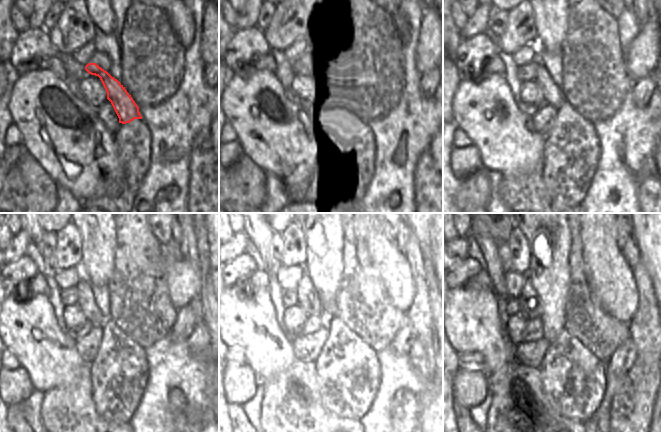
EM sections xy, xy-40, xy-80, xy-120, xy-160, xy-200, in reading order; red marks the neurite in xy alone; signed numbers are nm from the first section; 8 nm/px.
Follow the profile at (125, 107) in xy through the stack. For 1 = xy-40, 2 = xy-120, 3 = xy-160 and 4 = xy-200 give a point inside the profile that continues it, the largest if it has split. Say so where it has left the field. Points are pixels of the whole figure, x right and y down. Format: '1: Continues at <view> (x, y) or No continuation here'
1: Continues at xy-40 (334, 94)
2: Continues at xy-120 (85, 300)
3: Continues at xy-160 (307, 298)
4: Continues at xy-200 (530, 302).

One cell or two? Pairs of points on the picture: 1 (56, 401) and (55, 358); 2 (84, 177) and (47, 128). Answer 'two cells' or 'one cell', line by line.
1: two cells
2: one cell

